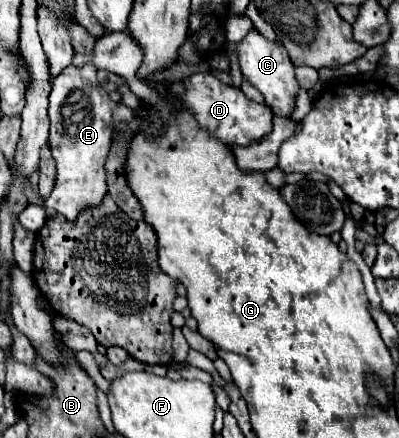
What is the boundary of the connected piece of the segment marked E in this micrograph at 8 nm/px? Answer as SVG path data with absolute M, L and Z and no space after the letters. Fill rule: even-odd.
M68 65L52 83L50 93L50 151L56 161L58 177L52 195L46 205L56 209L68 221L76 221L80 211L96 207L106 195L106 173L104 161L110 151L112 139L112 109L114 101L108 99L106 91L96 81L96 69L84 65L84 69L74 69ZM84 103L84 113L82 113Z

